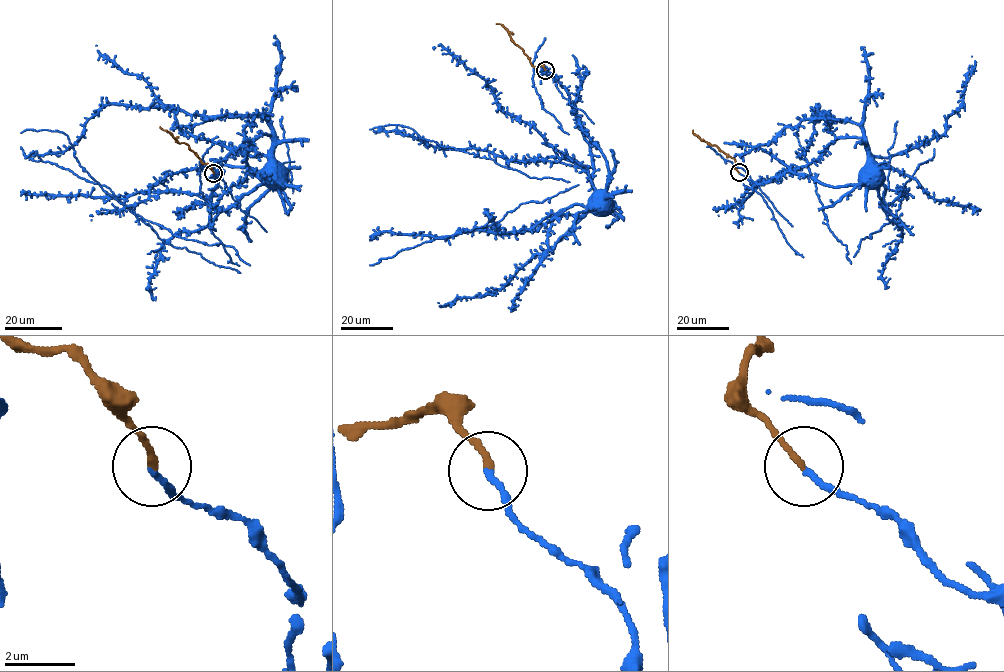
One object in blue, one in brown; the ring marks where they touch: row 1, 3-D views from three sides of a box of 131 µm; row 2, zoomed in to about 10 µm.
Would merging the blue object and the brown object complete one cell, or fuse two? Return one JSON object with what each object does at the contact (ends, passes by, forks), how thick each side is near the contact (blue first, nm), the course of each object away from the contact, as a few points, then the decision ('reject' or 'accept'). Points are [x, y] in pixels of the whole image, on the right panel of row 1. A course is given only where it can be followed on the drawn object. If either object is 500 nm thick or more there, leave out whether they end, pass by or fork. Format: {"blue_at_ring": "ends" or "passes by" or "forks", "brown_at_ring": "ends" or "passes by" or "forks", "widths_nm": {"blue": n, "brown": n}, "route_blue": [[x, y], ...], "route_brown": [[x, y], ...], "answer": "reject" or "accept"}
{"blue_at_ring": "ends", "brown_at_ring": "ends", "widths_nm": {"blue": 160, "brown": 180}, "route_blue": [[739, 173], [755, 185], [794, 172], [811, 175], [831, 186], [848, 186], [870, 184], [880, 171]], "route_brown": [[739, 173], [733, 158], [701, 139], [693, 130]], "answer": "accept"}

